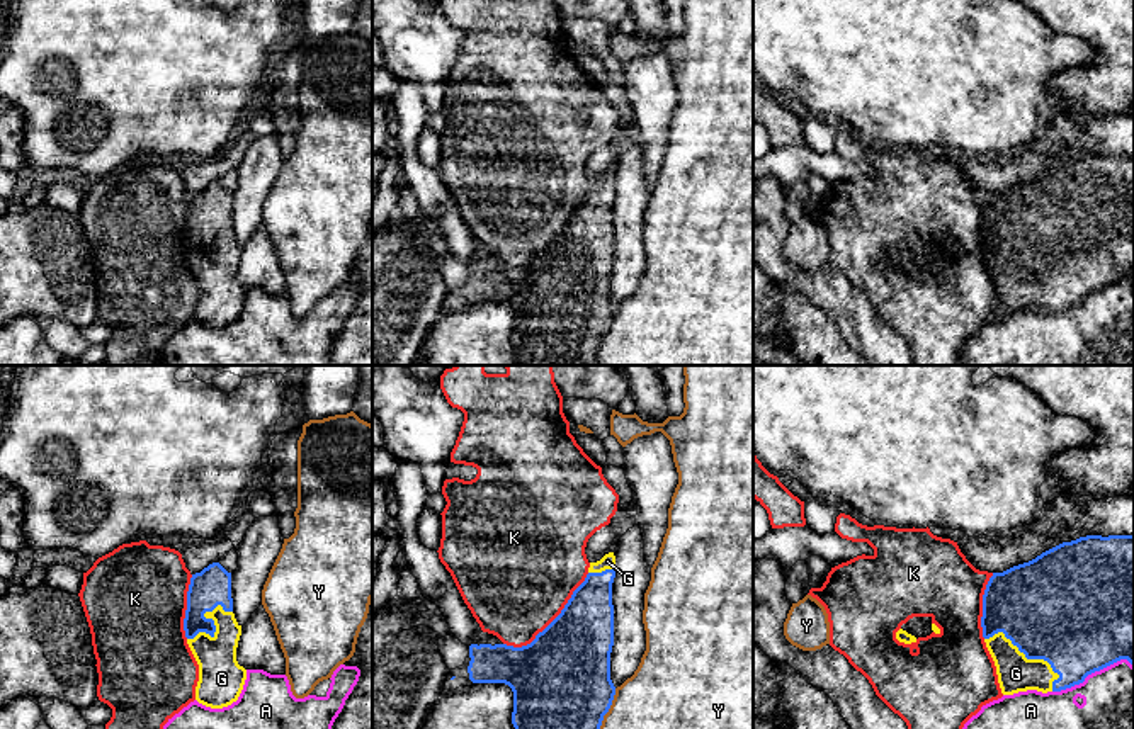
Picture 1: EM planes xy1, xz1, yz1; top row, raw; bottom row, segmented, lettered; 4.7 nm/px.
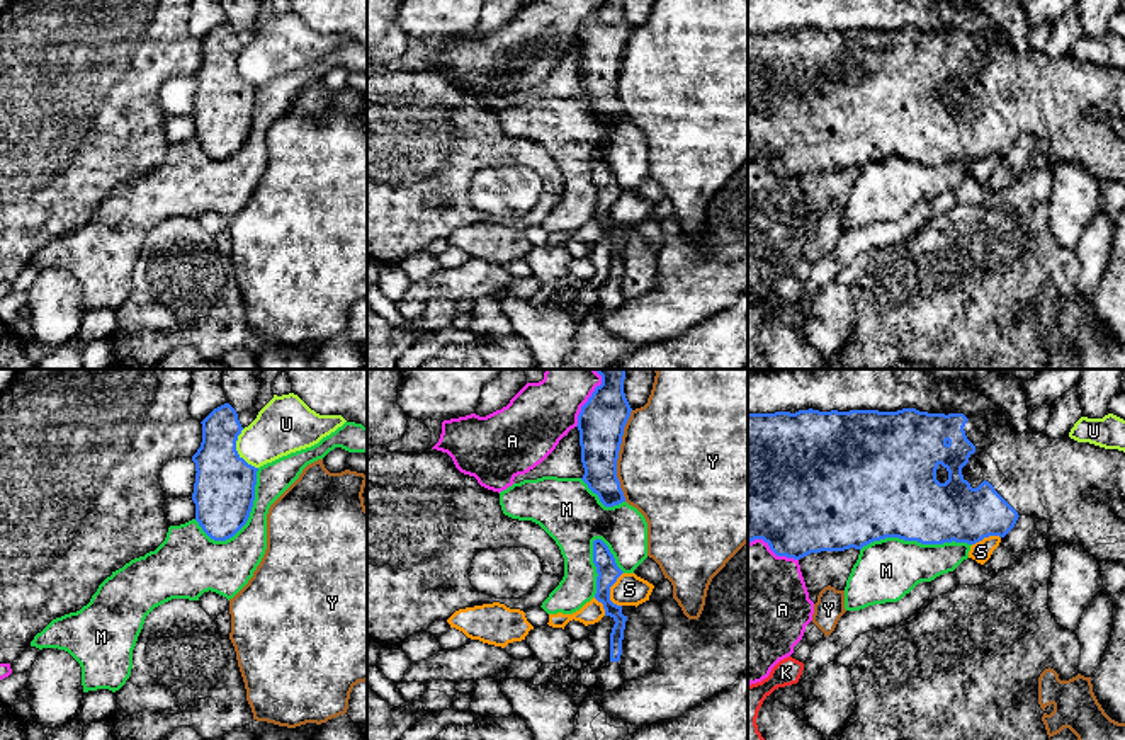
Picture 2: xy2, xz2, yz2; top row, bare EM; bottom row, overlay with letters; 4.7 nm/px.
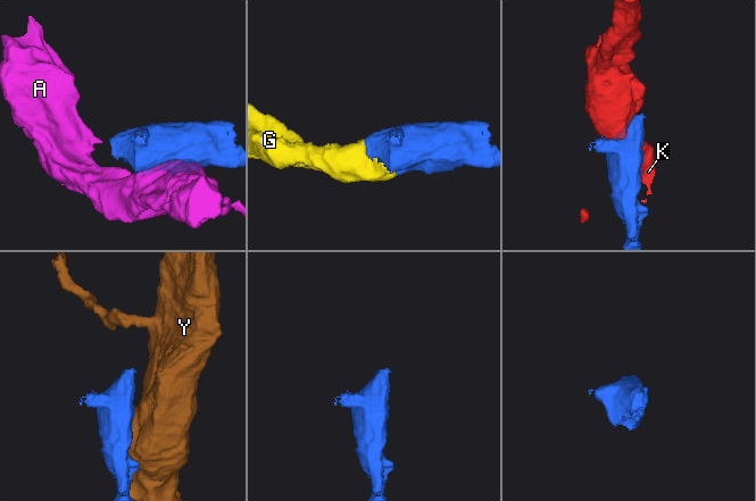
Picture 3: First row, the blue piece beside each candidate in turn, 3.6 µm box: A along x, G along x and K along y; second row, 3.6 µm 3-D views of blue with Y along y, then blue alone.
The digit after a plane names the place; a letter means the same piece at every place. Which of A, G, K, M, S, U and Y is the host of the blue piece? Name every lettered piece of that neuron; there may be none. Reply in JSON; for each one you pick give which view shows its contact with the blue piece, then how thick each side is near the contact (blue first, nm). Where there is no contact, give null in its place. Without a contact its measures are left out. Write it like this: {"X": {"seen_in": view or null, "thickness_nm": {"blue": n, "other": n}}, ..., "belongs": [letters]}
{"G": {"seen_in": "yz1", "thickness_nm": {"blue": 480, "other": 180}}, "belongs": ["G"]}

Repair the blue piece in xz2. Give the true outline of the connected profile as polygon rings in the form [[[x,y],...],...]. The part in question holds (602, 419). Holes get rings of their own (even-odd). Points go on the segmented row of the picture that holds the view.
[[[595,369],[602,384],[595,388],[578,415],[583,481],[605,507],[625,502],[617,478],[617,459],[630,405],[624,393],[625,369]]]

